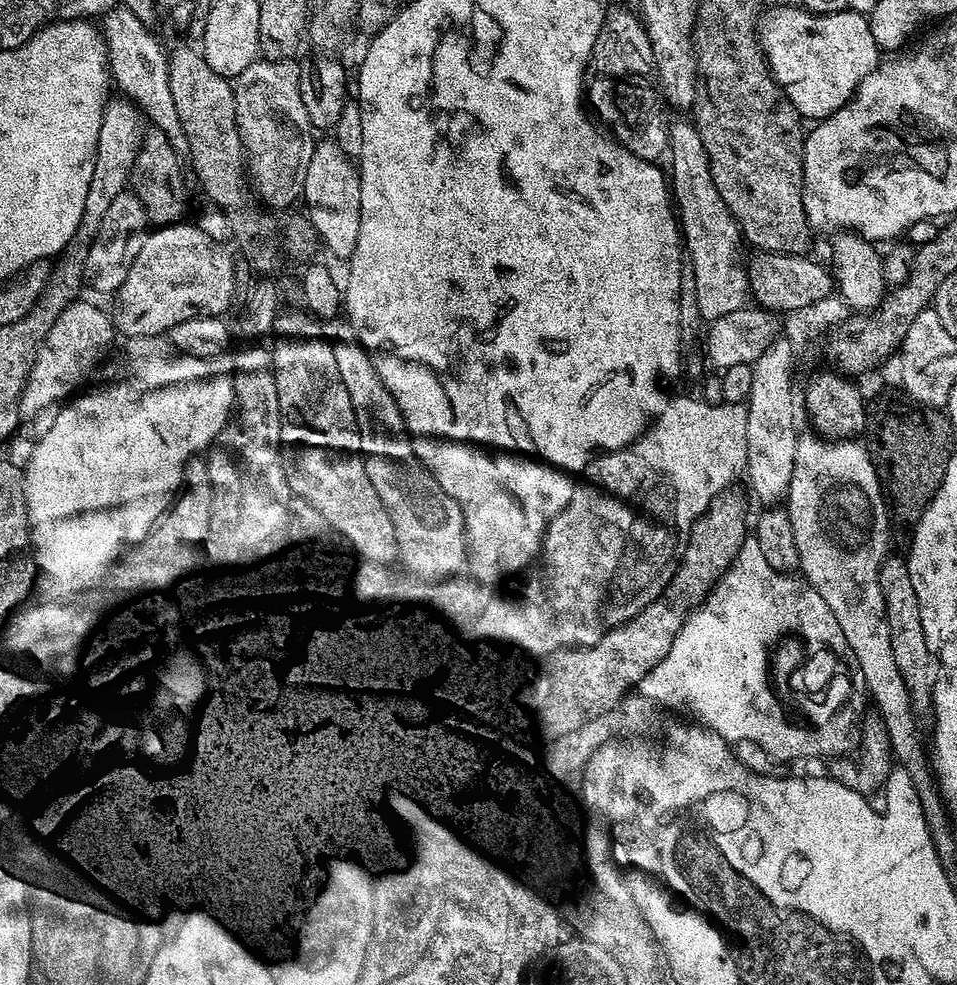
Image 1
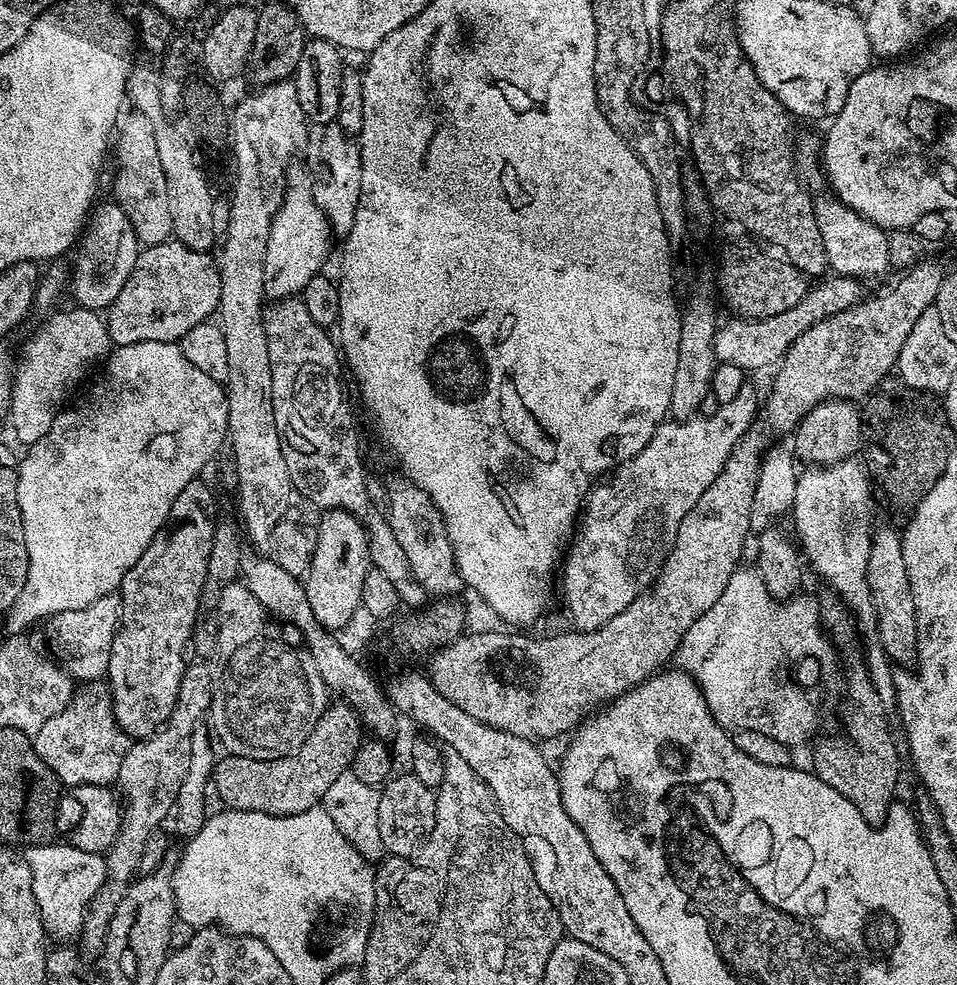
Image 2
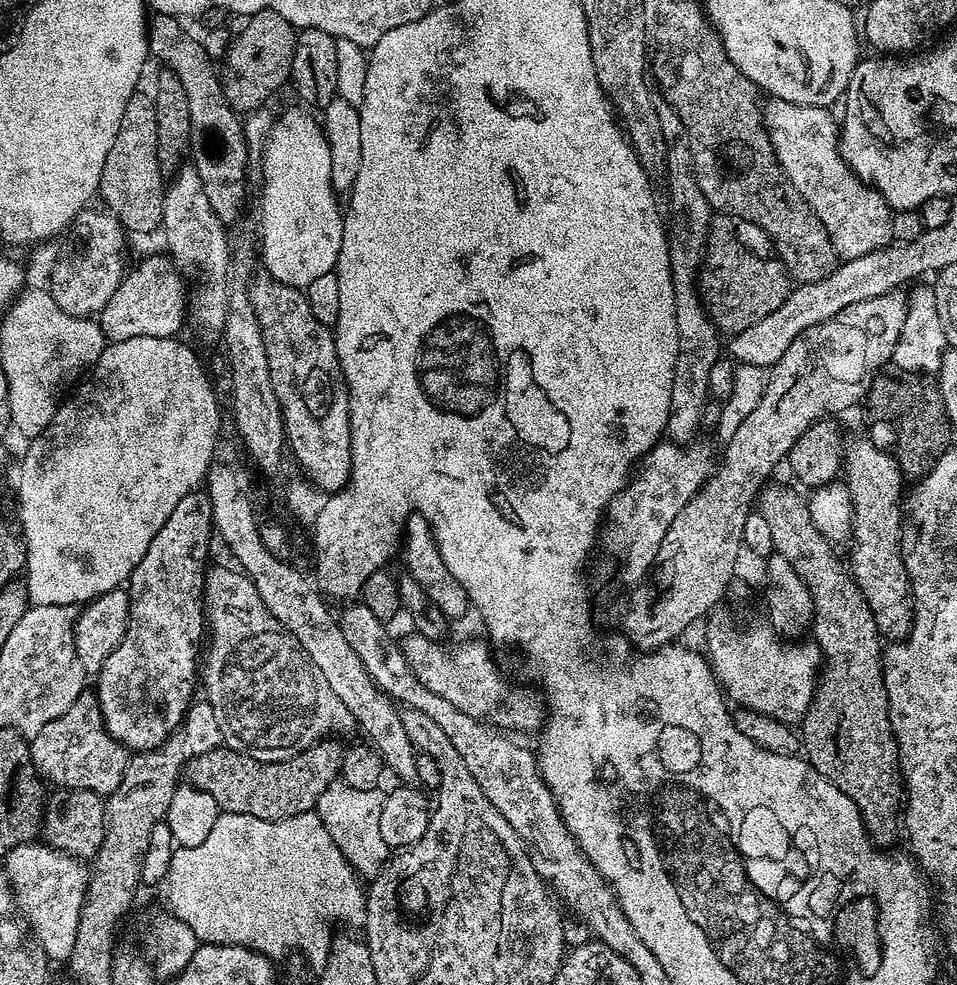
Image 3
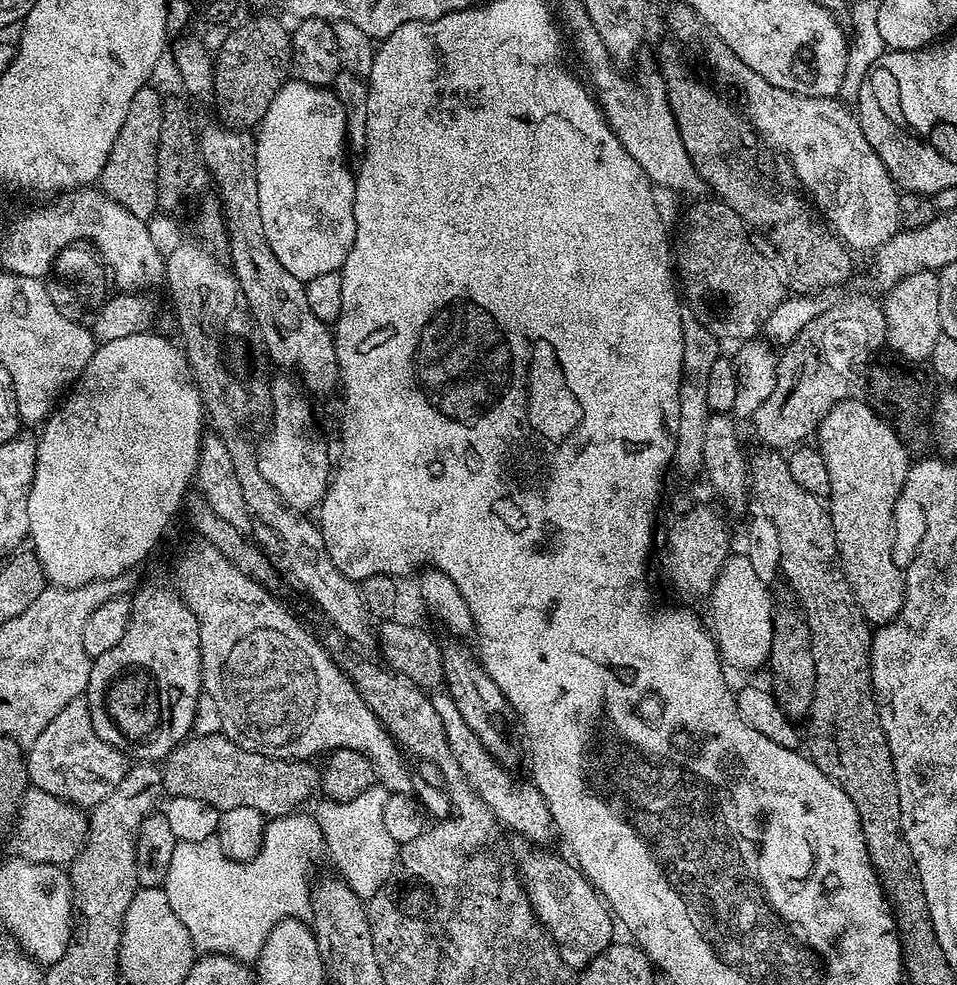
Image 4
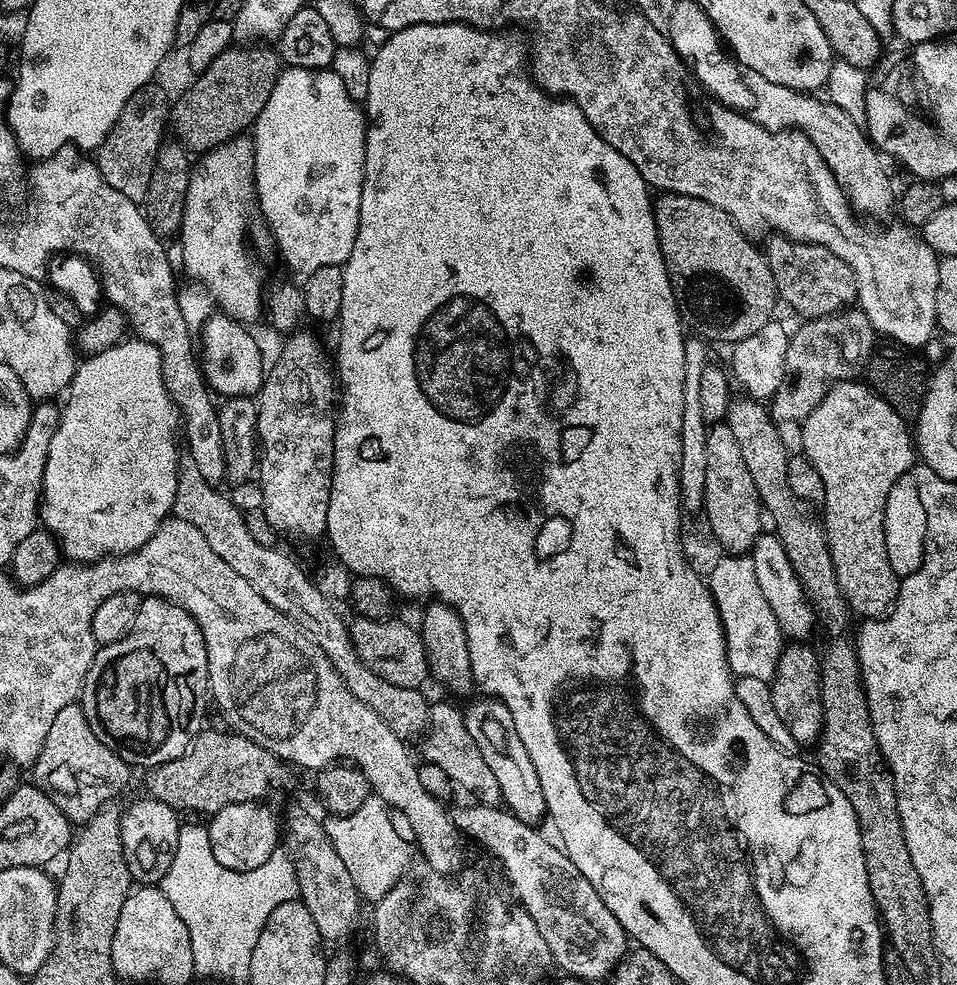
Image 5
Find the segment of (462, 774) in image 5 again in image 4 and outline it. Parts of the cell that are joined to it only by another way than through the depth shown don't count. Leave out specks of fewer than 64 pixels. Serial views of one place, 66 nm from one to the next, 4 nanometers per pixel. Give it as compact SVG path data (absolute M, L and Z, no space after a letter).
M436 694L431 697L434 710L438 710L438 718L442 718L442 726L446 734L446 742L449 743L450 750L454 758L458 760L458 766L462 768L464 779L469 786L486 802L486 806L495 814L497 821L505 829L513 828L525 841L533 845L544 846L551 836L554 836L554 825L552 815L548 809L548 804L542 798L542 794L536 788L535 784L525 782L524 785L516 784L516 780L507 772L505 765L501 761L494 759L478 742L478 734L466 726L462 714L458 714L458 706L446 694Z

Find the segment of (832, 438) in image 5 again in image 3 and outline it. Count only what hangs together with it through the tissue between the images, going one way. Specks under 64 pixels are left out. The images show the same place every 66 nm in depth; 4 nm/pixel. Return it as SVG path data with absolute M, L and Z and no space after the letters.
M871 438L863 439L849 439L842 453L842 476L848 485L848 493L852 499L851 539L856 540L856 545L852 548L850 571L874 614L874 622L881 637L888 642L899 642L908 639L908 632L912 628L912 597L908 583L908 566L902 548L900 552L900 480L902 481L902 473L892 453L884 451Z

